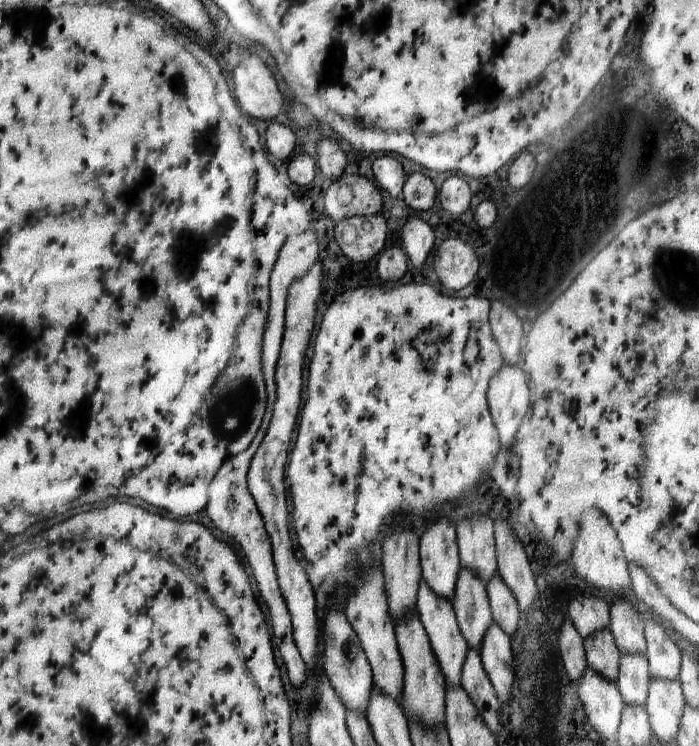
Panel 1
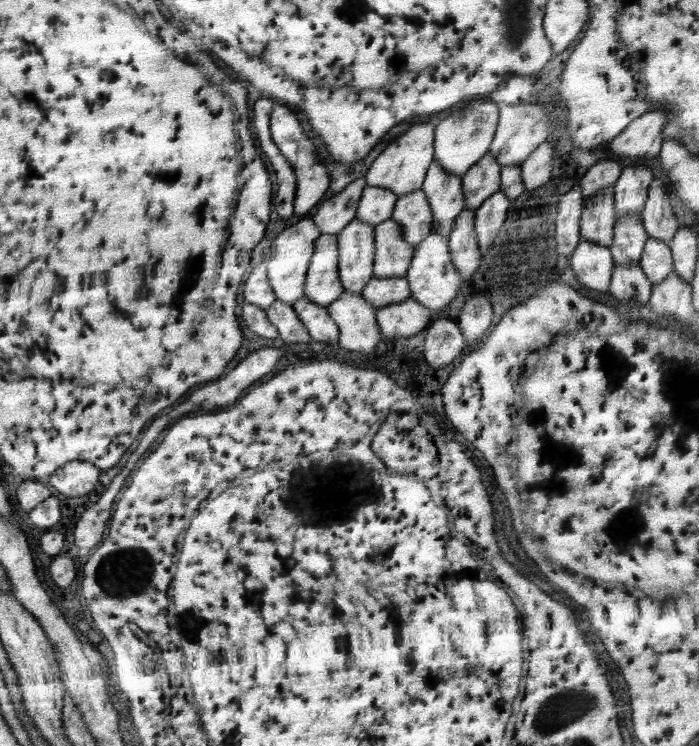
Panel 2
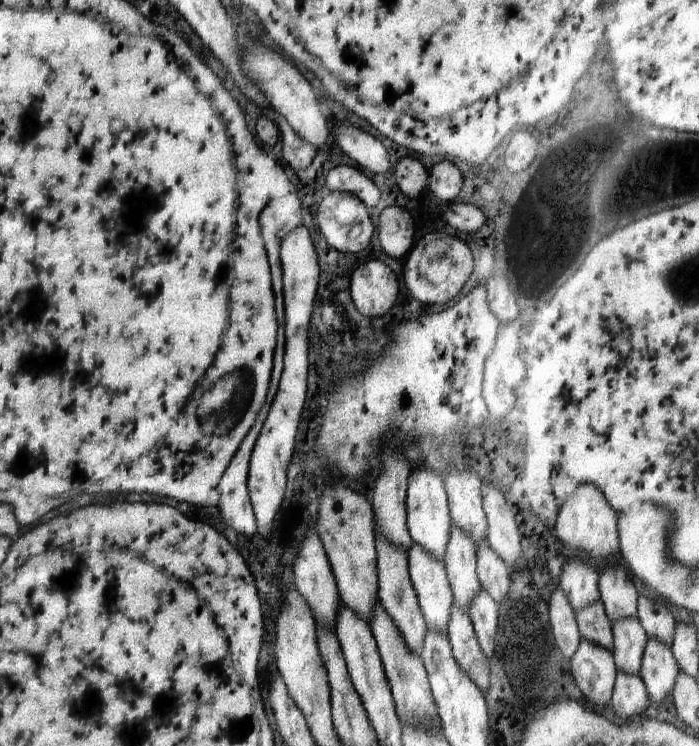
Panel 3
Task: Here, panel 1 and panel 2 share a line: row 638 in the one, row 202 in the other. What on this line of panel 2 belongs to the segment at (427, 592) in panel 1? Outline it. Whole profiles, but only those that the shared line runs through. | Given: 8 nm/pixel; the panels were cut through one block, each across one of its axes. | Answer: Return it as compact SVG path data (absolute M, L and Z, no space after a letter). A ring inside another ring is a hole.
M432 163L424 177L422 192L427 196L432 216L432 230L448 236L457 216L465 209L461 177Z

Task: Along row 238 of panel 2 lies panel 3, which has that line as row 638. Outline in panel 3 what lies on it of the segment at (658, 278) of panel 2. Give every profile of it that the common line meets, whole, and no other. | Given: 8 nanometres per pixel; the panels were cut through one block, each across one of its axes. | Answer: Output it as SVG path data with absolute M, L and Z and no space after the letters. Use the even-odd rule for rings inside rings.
M648 637L639 670L647 695L660 704L672 692L680 671L672 649L660 639Z

